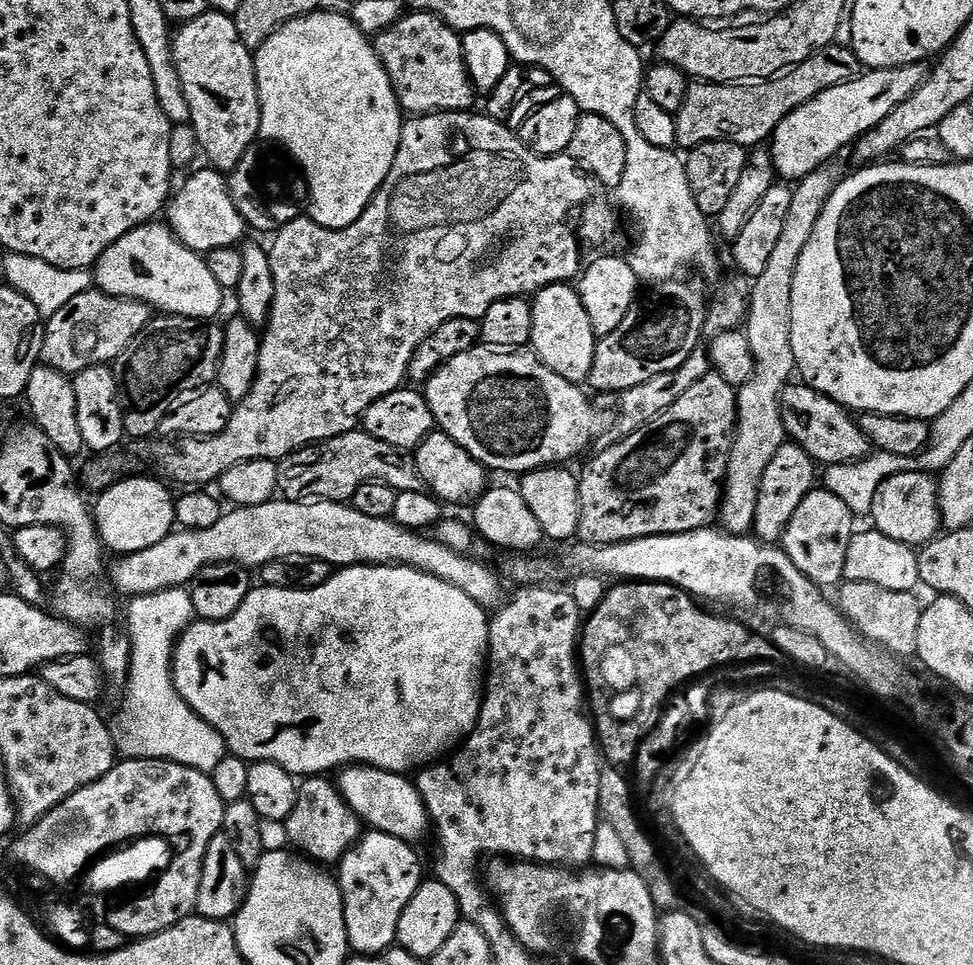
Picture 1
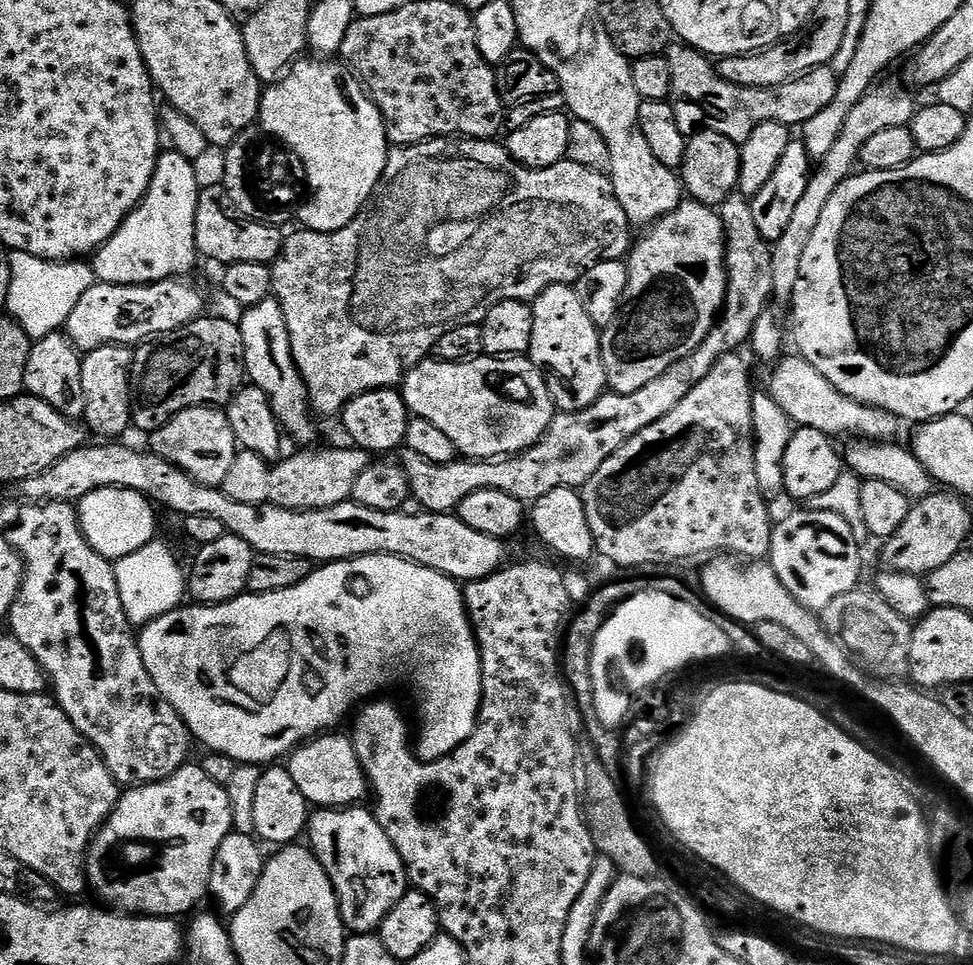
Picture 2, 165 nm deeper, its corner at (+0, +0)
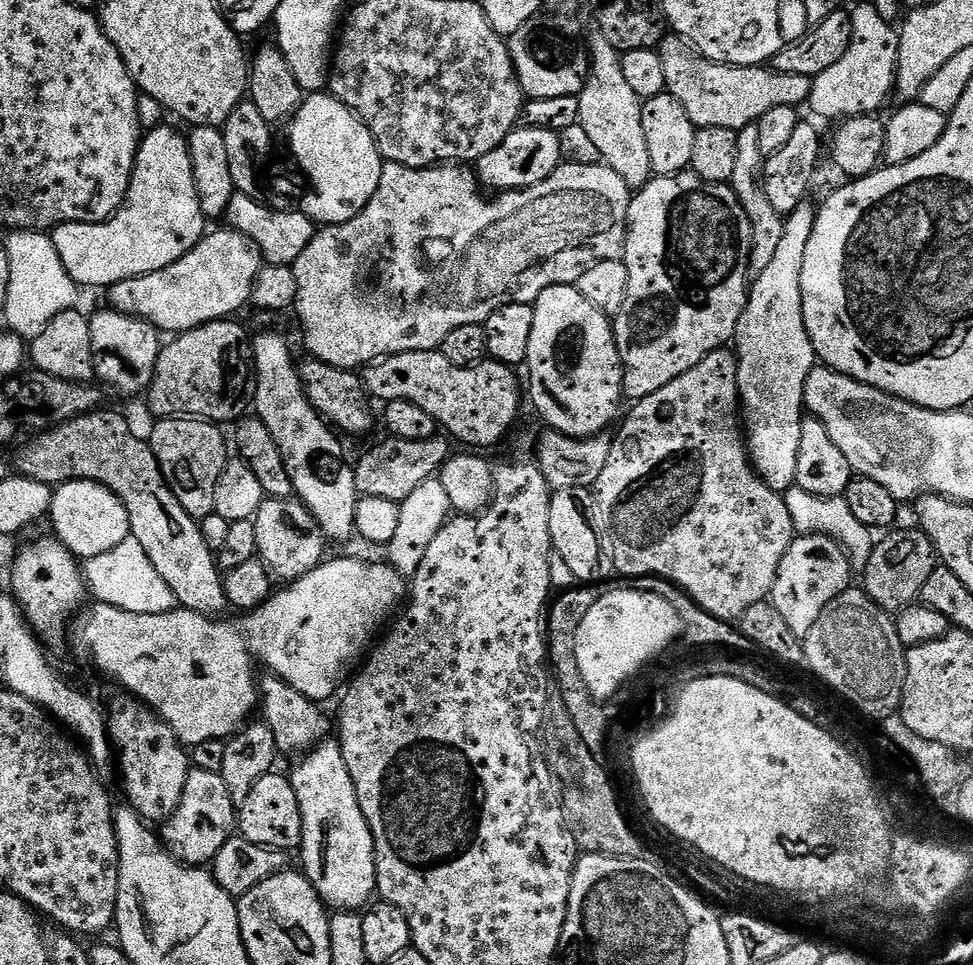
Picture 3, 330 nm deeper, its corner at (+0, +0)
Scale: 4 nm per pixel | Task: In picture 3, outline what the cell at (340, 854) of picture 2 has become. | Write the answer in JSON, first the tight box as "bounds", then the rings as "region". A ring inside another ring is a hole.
{"bounds":[290,739,377,912],"region":[[[321,739],[301,759],[305,760],[290,772],[302,814],[298,855],[304,863],[304,875],[329,909],[356,912],[377,895],[374,838],[362,814],[362,806],[358,806],[354,778],[350,778],[350,770],[346,770],[346,758],[340,749],[340,741],[328,739]]]}

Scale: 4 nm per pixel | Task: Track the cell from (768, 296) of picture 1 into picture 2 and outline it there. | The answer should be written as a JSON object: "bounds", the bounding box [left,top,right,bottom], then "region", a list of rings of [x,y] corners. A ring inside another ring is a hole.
{"bounds":[771,87,918,301],"region":[[[873,87],[858,102],[858,106],[854,106],[854,110],[846,118],[840,131],[838,142],[834,142],[830,154],[826,154],[823,162],[813,171],[810,182],[806,186],[806,194],[802,194],[798,207],[790,218],[790,226],[786,226],[782,238],[778,238],[771,245],[774,274],[772,296],[775,299],[791,301],[794,286],[798,286],[798,274],[802,270],[802,254],[806,254],[806,246],[810,246],[814,226],[818,226],[818,221],[822,218],[822,210],[826,210],[826,202],[830,202],[834,190],[838,190],[840,183],[853,175],[855,168],[852,167],[857,167],[862,146],[866,146],[866,142],[870,142],[870,138],[874,138],[874,134],[880,133],[881,130],[890,130],[894,126],[909,127],[912,119],[916,117],[918,104],[912,101],[910,93],[903,92],[900,88],[880,87]]]}

